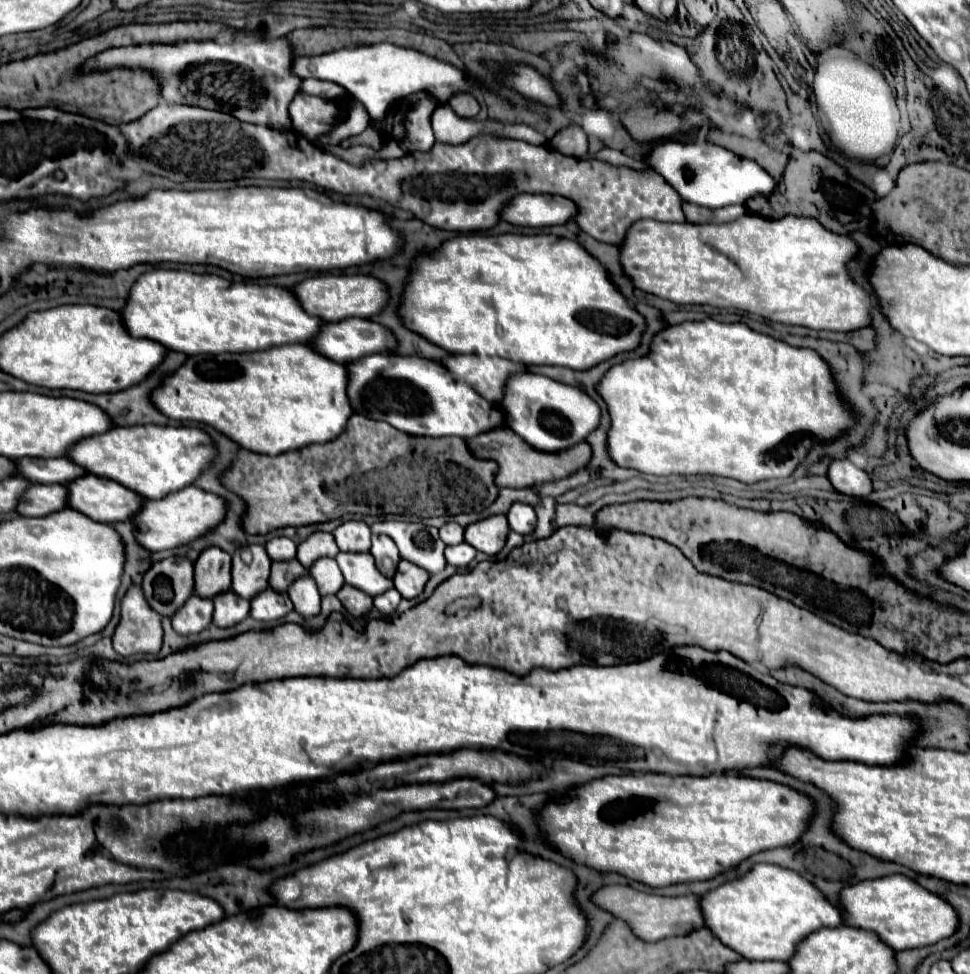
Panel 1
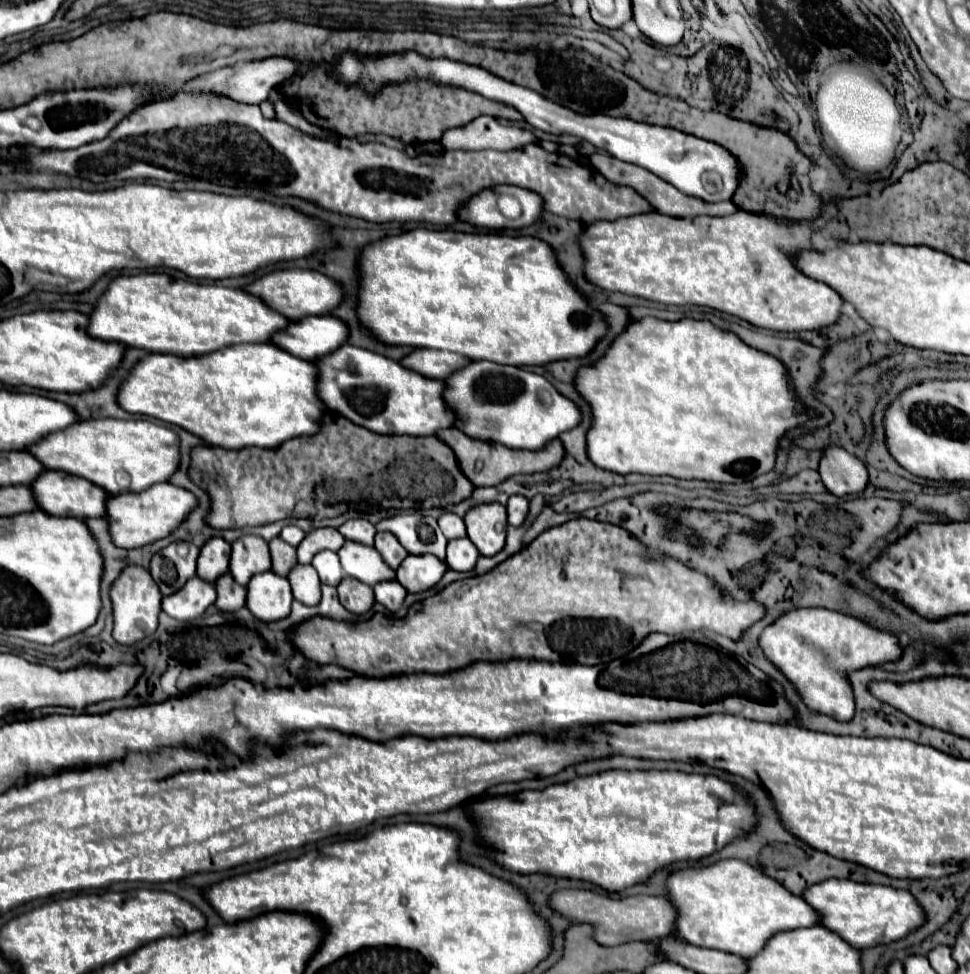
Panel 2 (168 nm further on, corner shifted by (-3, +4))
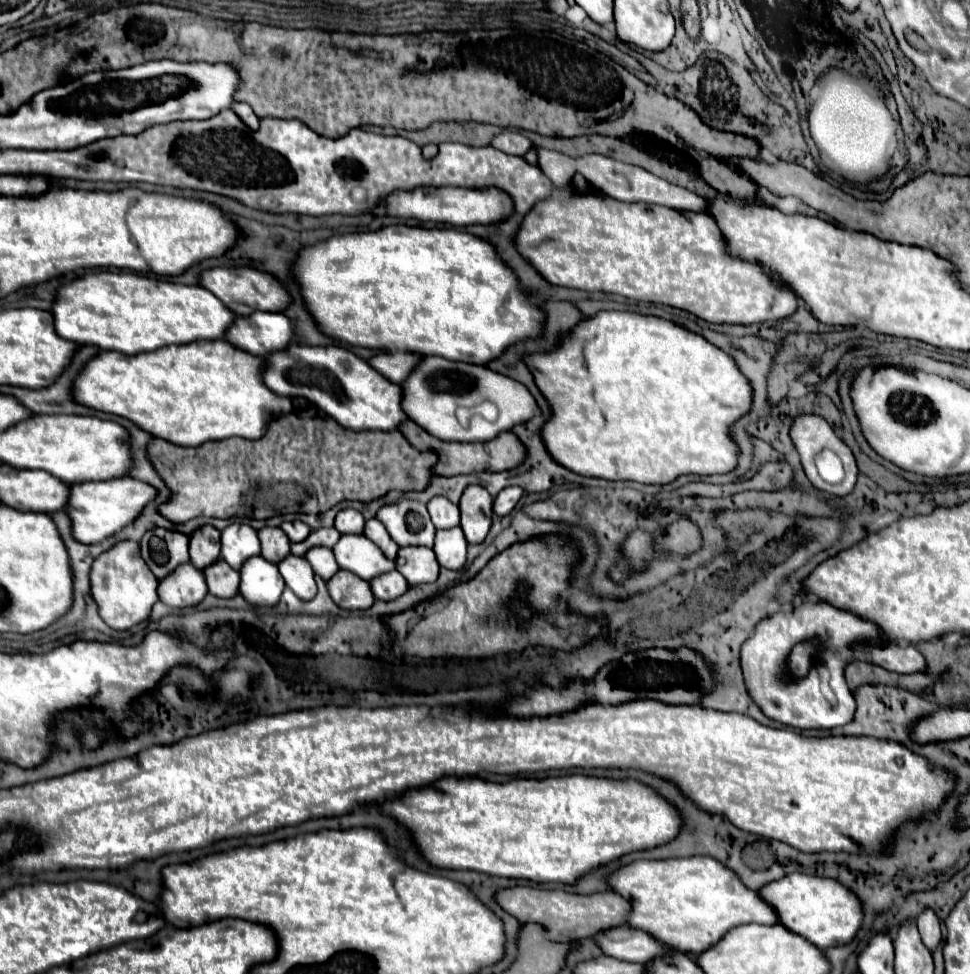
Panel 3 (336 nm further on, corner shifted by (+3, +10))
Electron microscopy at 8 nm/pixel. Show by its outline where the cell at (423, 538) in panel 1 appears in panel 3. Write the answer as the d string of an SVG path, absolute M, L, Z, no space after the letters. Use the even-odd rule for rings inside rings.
M397 499L395 503L383 505L377 511L377 519L383 521L393 541L401 547L405 545L425 545L433 547L435 527L427 513L427 507L419 501Z

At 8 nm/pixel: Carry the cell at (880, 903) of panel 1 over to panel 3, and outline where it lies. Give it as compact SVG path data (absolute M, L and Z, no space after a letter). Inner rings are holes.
M789 873L789 877L763 885L759 889L759 895L773 907L779 925L783 925L795 935L801 935L819 949L849 943L863 921L859 899L853 893L849 893L849 889L845 889L843 885L837 885L837 881L829 881L825 877Z

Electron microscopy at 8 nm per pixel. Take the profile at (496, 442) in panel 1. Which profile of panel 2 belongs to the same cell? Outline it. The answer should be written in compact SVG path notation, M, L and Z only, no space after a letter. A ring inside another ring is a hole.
M449 427L447 431L439 431L437 437L445 439L445 443L455 451L459 465L463 467L463 473L475 483L475 487L493 487L493 485L503 483L511 475L519 475L519 473L531 475L531 473L551 471L553 467L559 467L559 463L563 461L563 443L559 439L555 439L555 443L549 443L543 451L523 451L523 449L509 449L509 447L495 443L495 441L473 439L457 427Z

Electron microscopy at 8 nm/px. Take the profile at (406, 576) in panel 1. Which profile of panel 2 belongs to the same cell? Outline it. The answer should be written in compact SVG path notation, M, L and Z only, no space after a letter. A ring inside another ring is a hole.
M407 555L397 569L397 581L409 593L421 593L439 583L447 565L435 555Z

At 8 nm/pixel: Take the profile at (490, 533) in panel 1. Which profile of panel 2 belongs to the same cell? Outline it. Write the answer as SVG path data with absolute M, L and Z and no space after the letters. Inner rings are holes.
M499 503L487 507L473 507L465 515L467 537L475 543L481 555L495 555L505 545L507 511Z

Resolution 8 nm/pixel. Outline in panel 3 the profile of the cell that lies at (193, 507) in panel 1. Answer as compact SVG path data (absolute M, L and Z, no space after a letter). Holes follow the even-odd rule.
M131 477L69 485L69 501L65 505L65 513L71 519L73 539L83 545L93 545L117 533L117 529L129 525L129 521L133 521L133 517L137 517L137 513L141 513L145 503L149 503L153 497L155 497L155 489L151 485L145 485L143 481Z

